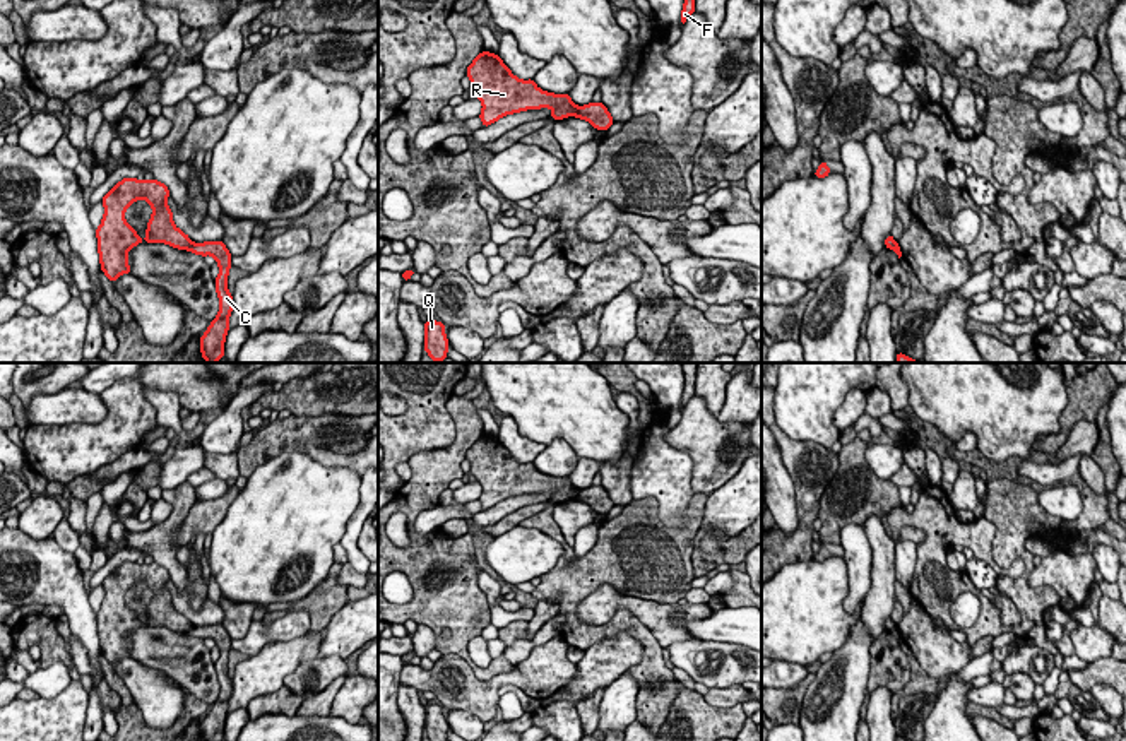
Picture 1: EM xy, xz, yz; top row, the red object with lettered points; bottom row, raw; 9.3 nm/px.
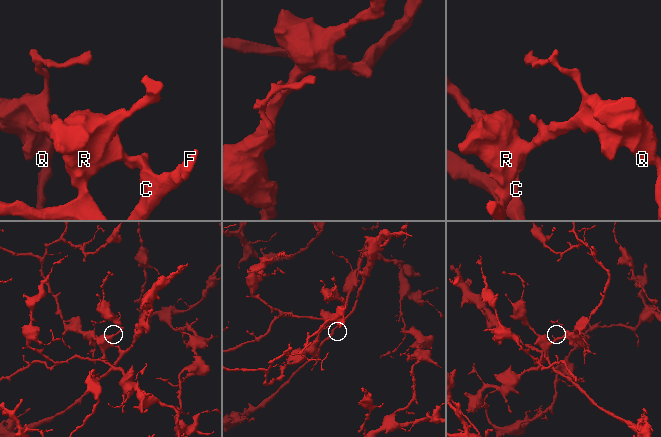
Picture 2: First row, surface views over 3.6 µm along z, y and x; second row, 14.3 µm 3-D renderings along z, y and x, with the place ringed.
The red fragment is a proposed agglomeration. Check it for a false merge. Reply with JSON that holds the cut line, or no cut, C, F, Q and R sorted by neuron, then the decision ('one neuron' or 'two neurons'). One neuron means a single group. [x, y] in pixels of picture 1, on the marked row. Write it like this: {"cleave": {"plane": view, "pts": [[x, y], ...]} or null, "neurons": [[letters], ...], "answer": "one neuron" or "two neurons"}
{"cleave": {"plane": "xz", "pts": [[579, 106], [572, 115]]}, "neurons": [["C", "F"], ["Q", "R"]], "answer": "two neurons"}

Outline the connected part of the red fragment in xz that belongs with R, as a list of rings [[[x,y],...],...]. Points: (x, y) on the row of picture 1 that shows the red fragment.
[[[481,51],[467,67],[471,91],[483,103],[481,122],[488,127],[505,115],[551,108],[551,118],[563,120],[573,116],[577,104],[570,94],[553,94],[539,89],[532,79],[515,77],[498,55]]]

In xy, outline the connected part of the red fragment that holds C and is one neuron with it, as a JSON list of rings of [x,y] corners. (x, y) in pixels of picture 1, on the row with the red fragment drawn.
[[[205,241],[205,243],[193,243],[188,252],[195,255],[212,255],[219,265],[219,276],[214,281],[216,291],[219,296],[219,313],[210,322],[205,334],[200,337],[200,353],[207,363],[216,363],[224,356],[224,341],[229,330],[229,315],[233,310],[233,294],[228,291],[228,274],[231,267],[231,253],[228,252],[226,245],[219,241]]]

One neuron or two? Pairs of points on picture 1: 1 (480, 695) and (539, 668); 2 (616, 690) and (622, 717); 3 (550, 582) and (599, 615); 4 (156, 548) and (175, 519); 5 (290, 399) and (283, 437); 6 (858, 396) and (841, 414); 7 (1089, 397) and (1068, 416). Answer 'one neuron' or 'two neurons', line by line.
1: one neuron
2: one neuron
3: two neurons
4: one neuron
5: two neurons
6: one neuron
7: one neuron

